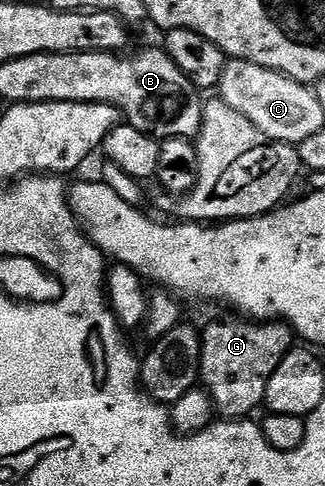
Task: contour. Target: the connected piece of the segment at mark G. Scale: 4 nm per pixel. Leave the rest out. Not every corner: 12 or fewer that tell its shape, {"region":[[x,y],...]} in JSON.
{"region":[[229,316],[201,335],[200,385],[245,420],[294,349],[281,320]]}

